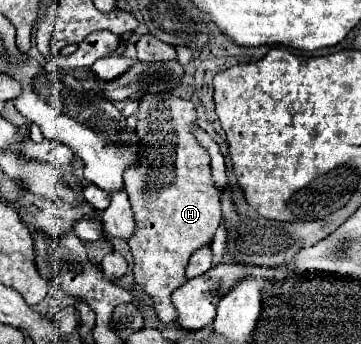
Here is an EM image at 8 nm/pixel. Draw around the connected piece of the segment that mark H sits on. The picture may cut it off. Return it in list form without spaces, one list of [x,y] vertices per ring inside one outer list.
[[[162,92],[144,96],[136,114],[140,136],[140,166],[124,174],[124,186],[136,216],[136,232],[130,238],[134,254],[134,280],[152,298],[162,324],[176,318],[176,310],[166,306],[166,296],[186,282],[184,268],[190,256],[212,244],[220,226],[220,190],[210,172],[210,156],[198,144],[190,126],[196,122],[194,104],[174,94]]]

